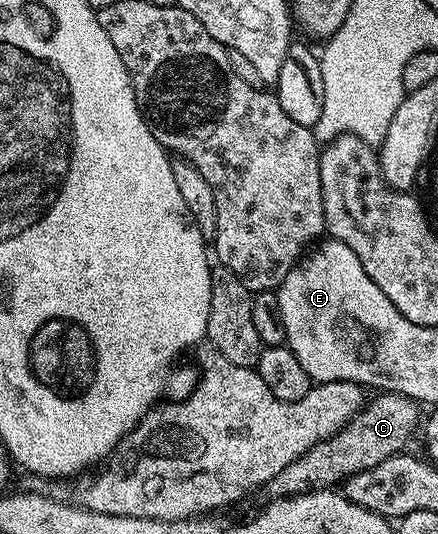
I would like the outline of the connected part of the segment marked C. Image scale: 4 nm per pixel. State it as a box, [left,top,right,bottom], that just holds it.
[268,391,421,499]

